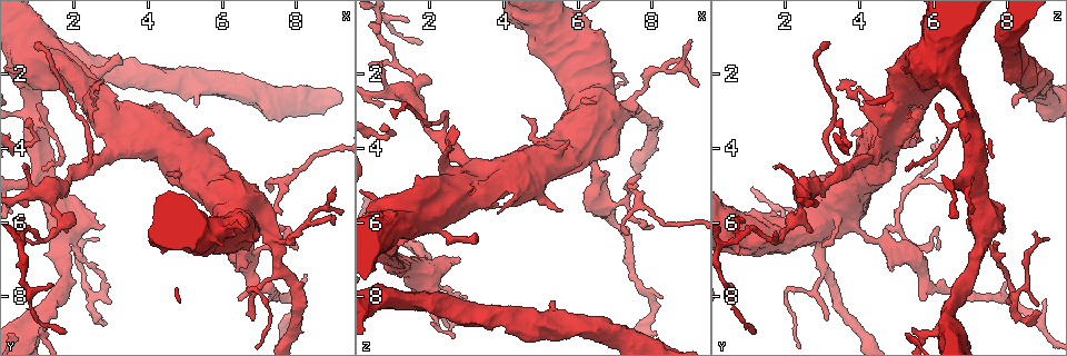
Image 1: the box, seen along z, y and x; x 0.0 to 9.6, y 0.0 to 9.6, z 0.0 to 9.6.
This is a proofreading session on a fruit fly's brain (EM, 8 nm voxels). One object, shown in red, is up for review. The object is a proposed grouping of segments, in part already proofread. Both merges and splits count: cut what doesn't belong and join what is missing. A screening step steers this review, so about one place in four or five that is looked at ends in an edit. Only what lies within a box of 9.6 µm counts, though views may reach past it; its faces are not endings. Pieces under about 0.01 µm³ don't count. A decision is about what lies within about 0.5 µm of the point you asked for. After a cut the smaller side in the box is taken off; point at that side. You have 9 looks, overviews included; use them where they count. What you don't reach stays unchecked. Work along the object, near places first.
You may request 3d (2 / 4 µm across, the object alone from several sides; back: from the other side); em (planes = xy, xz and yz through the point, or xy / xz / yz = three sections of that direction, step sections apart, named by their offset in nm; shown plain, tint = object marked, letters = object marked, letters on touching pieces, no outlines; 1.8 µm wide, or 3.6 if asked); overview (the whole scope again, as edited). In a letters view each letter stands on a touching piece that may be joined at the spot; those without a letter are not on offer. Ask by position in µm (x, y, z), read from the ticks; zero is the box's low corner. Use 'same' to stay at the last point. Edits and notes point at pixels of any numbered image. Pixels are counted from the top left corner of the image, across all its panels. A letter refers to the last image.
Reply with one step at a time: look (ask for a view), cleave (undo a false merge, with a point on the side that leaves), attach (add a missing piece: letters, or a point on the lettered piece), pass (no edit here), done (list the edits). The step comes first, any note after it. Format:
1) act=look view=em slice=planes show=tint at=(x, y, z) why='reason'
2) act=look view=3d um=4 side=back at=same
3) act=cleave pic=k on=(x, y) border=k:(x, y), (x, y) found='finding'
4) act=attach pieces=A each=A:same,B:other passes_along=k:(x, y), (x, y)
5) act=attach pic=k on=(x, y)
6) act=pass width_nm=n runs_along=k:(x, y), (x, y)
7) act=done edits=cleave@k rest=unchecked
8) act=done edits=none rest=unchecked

act=look view=em slice=yz step=8 show=letters at=(9.00, 5.80, 2.00) why='thin end'

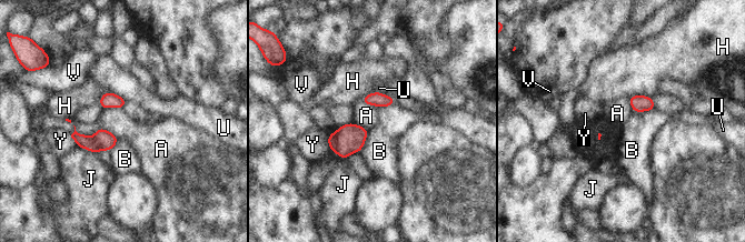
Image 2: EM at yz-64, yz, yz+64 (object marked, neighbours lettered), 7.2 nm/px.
act=pass each=A:other,B:other,H:other,J:other,U:other,V:other,Y:other border=2:(98, 125), (110, 131), (118, 139) found='none of them fits'

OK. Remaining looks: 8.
act=look view=3d um=2 at=(7.35, 6.45, 3.00) why='arms part here'

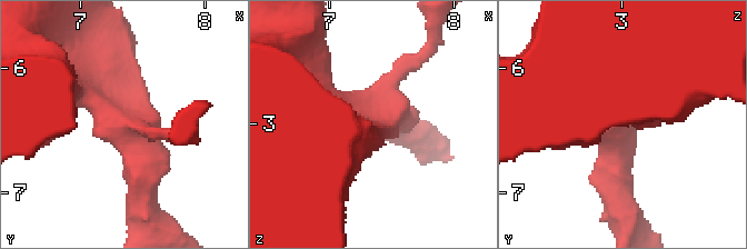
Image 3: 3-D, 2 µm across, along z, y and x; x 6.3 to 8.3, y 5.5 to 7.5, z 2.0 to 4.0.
act=look view=em slice=xy step=4 show=tint at=(7.36, 6.48, 2.96) why='need the tissue'

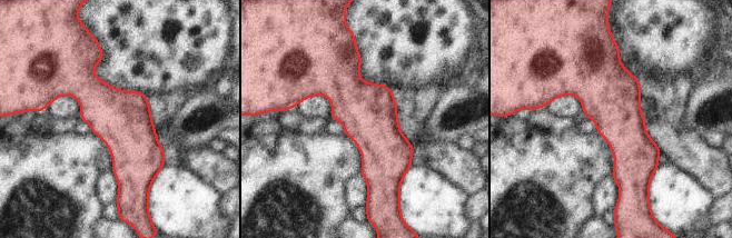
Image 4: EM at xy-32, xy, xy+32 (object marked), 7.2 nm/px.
act=look view=em slice=planes show=letters at=same why='cut it another way'

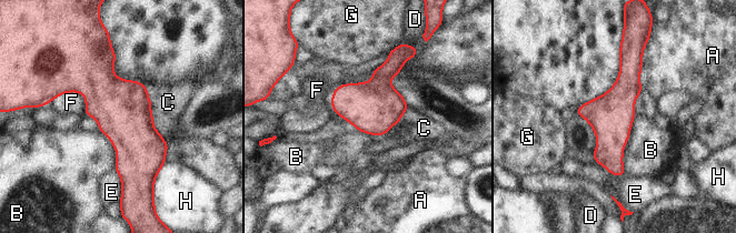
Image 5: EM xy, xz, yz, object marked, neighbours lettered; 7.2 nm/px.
act=pass width_nm=320 longest_contact=C:480nm each=A:other,B:other,C:other,D:other,E:other,F:other,G:other,H:other found='one neuron here'

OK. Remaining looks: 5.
act=look view=3d um=4 at=(2.50, 8.00, 8.20) why='abrupt turn'

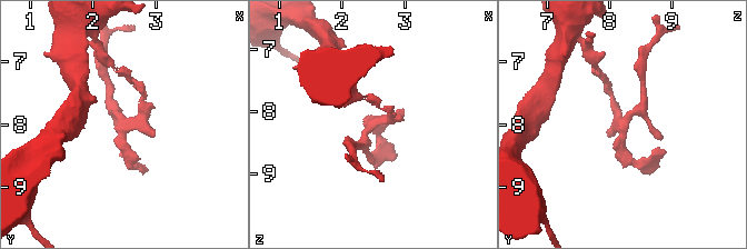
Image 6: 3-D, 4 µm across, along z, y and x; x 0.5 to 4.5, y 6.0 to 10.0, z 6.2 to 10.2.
act=look view=em slice=planes show=tint at=(2.55, 8.00, 8.15) why='now the EM'

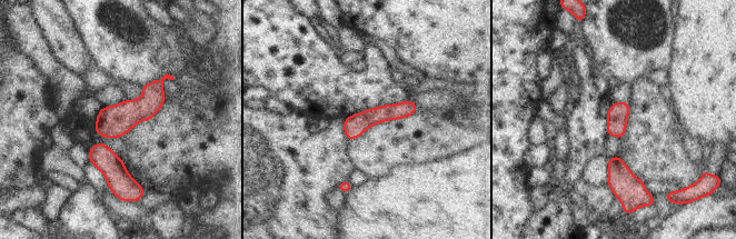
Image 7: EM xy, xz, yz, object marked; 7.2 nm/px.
act=look view=em slice=planes show=letters at=same

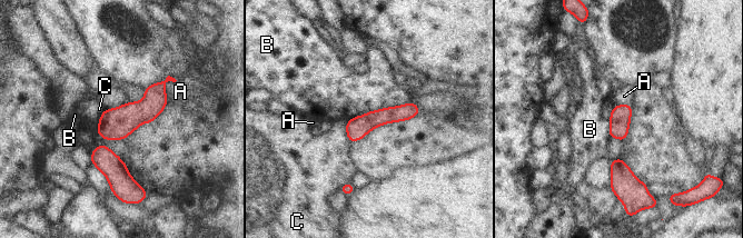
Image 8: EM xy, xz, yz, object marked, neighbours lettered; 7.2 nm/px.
act=pass width_nm=150 each=A:other,B:other,C:other runs_along=8:(416, 110), (372, 119), (349, 136) found='all the same neuron'

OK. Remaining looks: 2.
act=look view=em slice=yz step=4 show=tint at=(4.30, 2.00, 9.10)

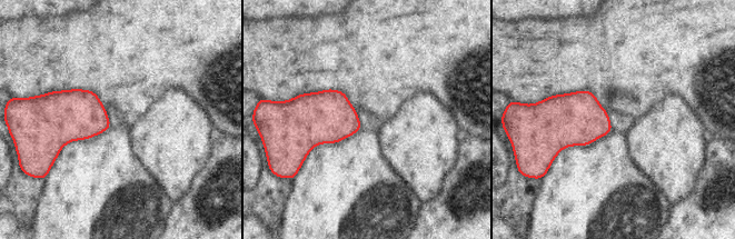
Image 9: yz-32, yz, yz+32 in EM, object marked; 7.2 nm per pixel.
act=look view=em slice=xz step=16 show=letters at=same

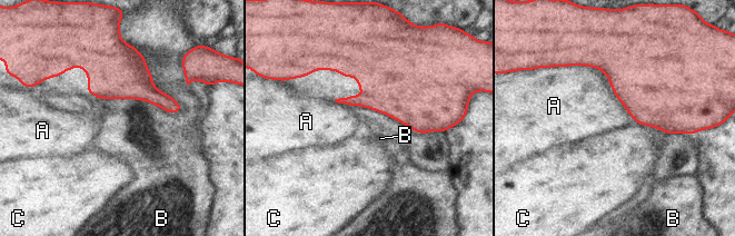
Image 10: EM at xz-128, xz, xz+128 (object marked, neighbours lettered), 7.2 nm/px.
act=pass each=A:other,B:other,C:other border=10:(563, 66), (594, 66), (609, 82) found='no lettered piece goes on from it'

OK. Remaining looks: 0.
act=done edits=none rest=unchecked

